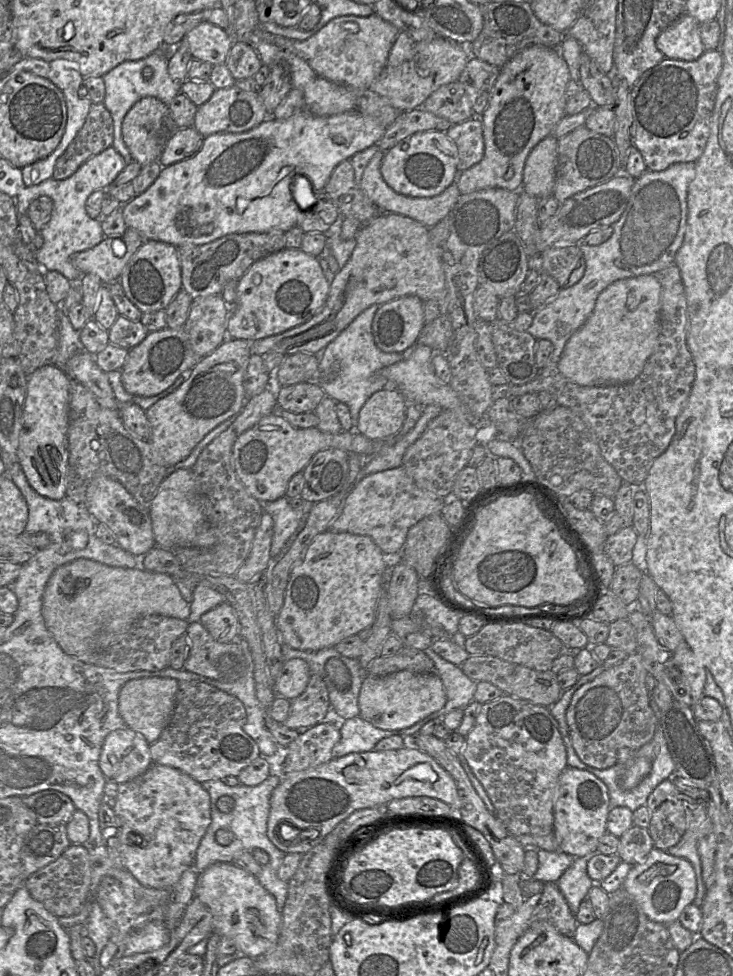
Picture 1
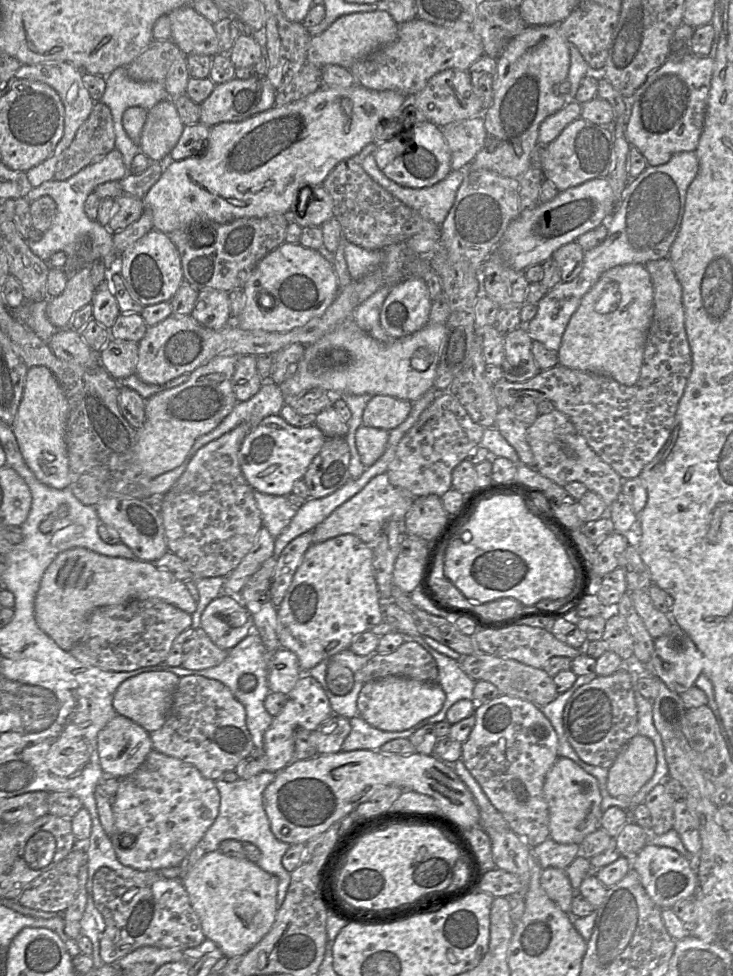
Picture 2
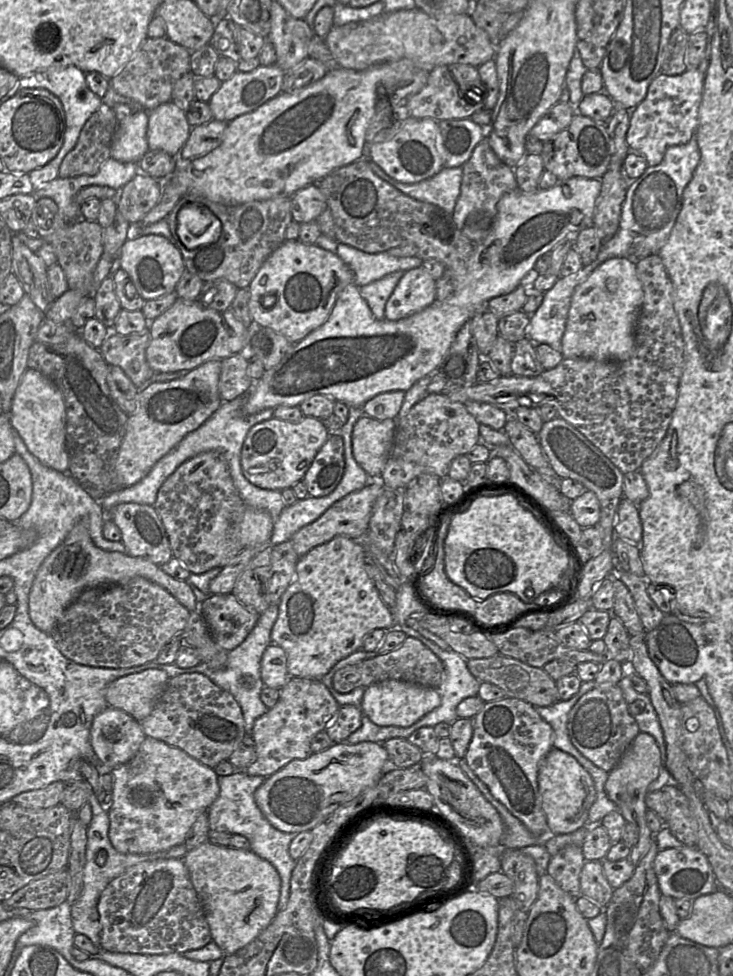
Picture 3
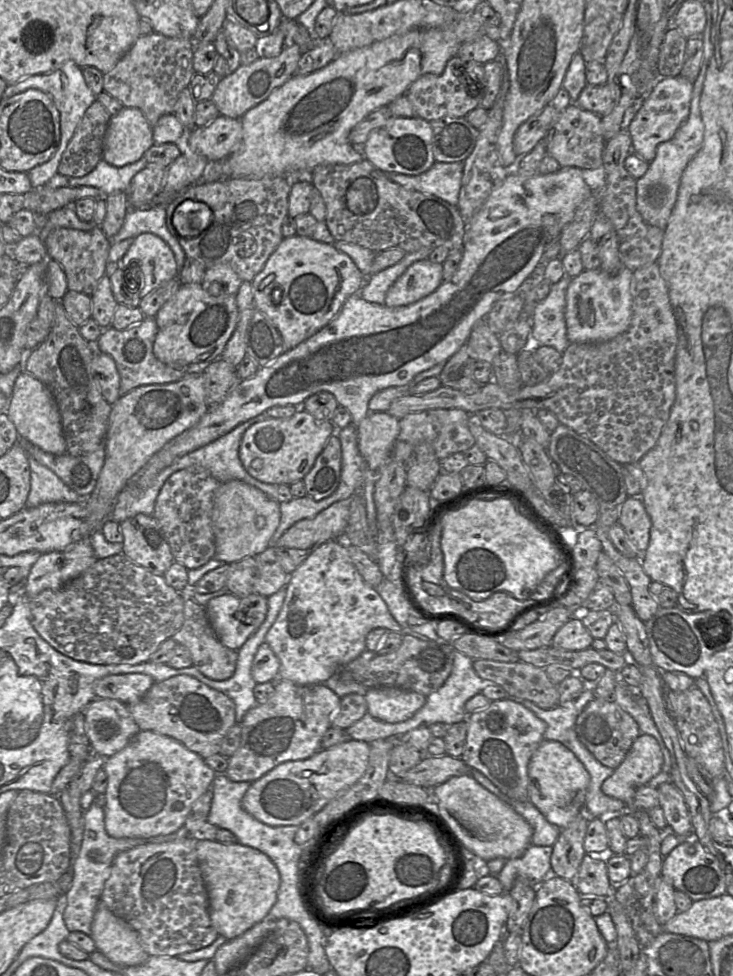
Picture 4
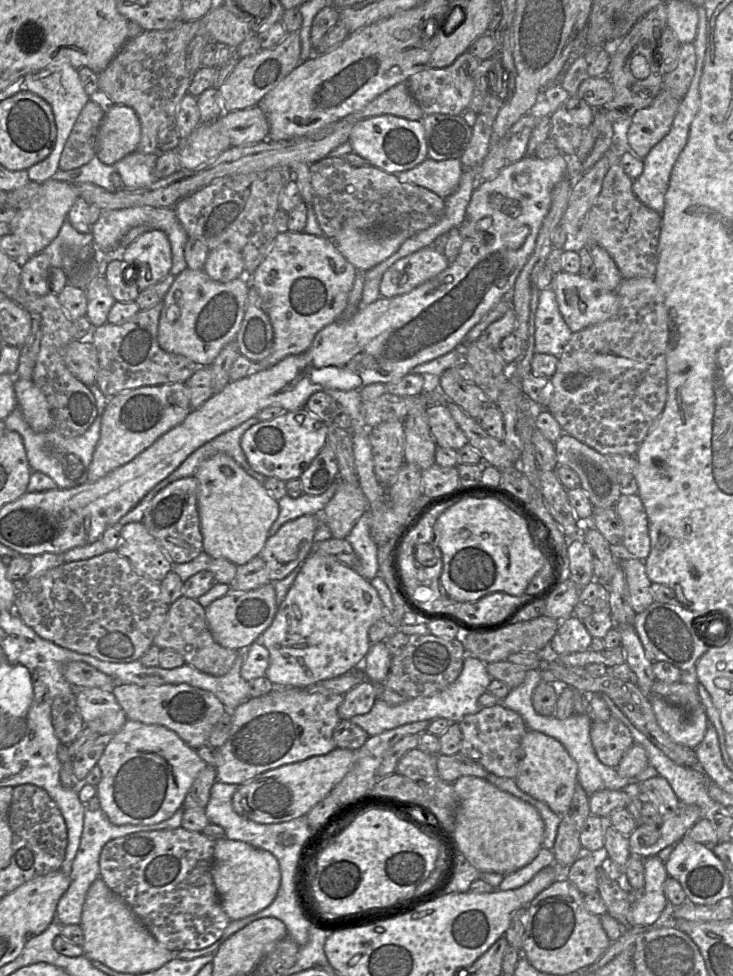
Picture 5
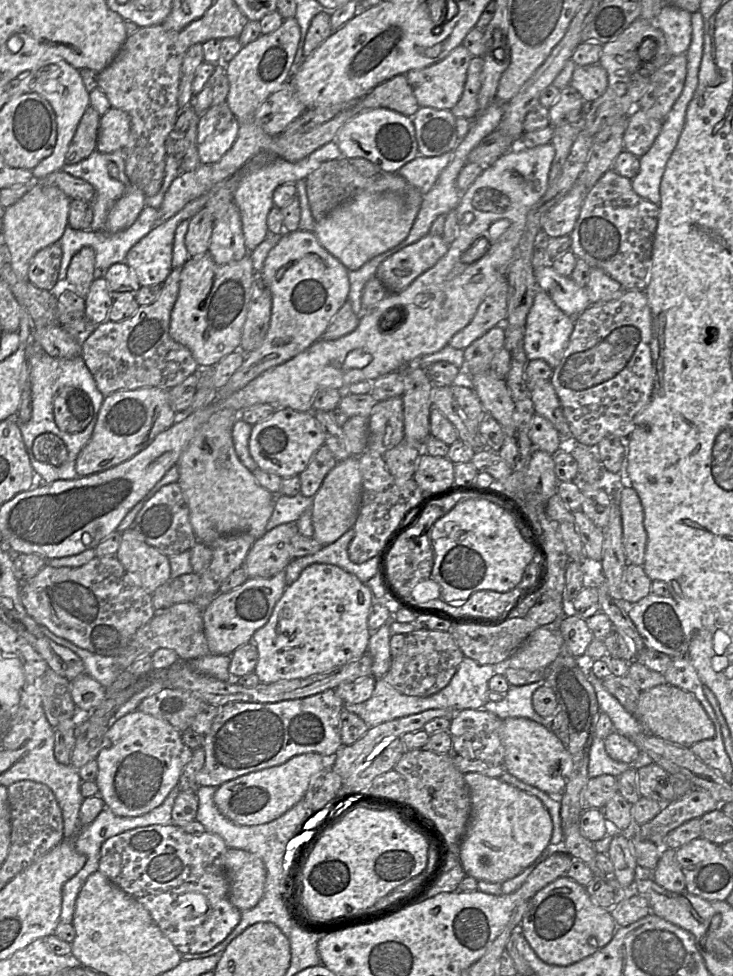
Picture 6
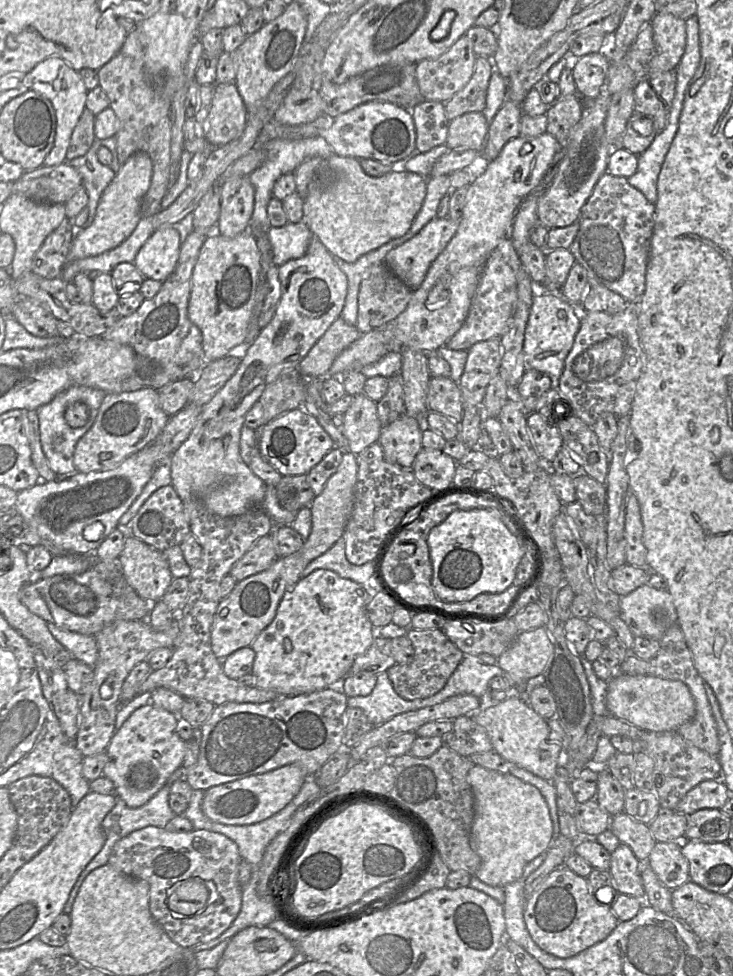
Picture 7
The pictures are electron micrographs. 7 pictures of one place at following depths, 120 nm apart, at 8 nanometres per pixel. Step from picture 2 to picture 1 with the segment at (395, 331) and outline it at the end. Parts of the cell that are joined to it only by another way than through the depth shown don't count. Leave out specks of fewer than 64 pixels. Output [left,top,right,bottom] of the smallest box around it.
[372,295,424,352]

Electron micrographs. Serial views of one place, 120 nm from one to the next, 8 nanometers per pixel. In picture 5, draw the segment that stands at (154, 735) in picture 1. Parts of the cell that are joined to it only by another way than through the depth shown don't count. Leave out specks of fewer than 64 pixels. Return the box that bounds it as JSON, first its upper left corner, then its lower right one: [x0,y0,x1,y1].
[63,661,114,692]

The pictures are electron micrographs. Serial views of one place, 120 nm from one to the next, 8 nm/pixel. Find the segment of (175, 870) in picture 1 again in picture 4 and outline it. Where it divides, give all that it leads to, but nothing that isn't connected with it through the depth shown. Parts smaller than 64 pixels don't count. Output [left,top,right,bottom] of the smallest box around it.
[103,731,216,839]

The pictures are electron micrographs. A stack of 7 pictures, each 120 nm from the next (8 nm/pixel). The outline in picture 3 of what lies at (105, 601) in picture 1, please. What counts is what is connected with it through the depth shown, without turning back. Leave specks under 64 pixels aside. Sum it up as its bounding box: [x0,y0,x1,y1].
[29,518,197,634]

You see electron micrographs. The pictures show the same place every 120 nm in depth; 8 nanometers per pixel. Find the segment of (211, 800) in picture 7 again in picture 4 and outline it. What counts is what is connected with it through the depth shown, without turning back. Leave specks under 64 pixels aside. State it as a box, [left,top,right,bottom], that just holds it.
[242,740,370,827]

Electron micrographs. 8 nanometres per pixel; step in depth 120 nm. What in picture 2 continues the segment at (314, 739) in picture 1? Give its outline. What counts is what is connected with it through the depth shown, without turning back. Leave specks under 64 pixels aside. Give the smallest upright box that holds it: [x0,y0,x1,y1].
[313,715,351,755]

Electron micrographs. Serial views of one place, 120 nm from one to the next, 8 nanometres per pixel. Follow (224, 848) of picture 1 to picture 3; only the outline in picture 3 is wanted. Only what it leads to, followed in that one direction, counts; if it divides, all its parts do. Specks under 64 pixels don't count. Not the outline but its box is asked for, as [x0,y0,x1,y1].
[207,771,297,911]

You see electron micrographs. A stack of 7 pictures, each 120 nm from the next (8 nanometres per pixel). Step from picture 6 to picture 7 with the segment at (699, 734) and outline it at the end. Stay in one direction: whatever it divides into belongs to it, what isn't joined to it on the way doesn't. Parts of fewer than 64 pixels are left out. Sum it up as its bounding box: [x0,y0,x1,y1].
[605,673,696,733]

